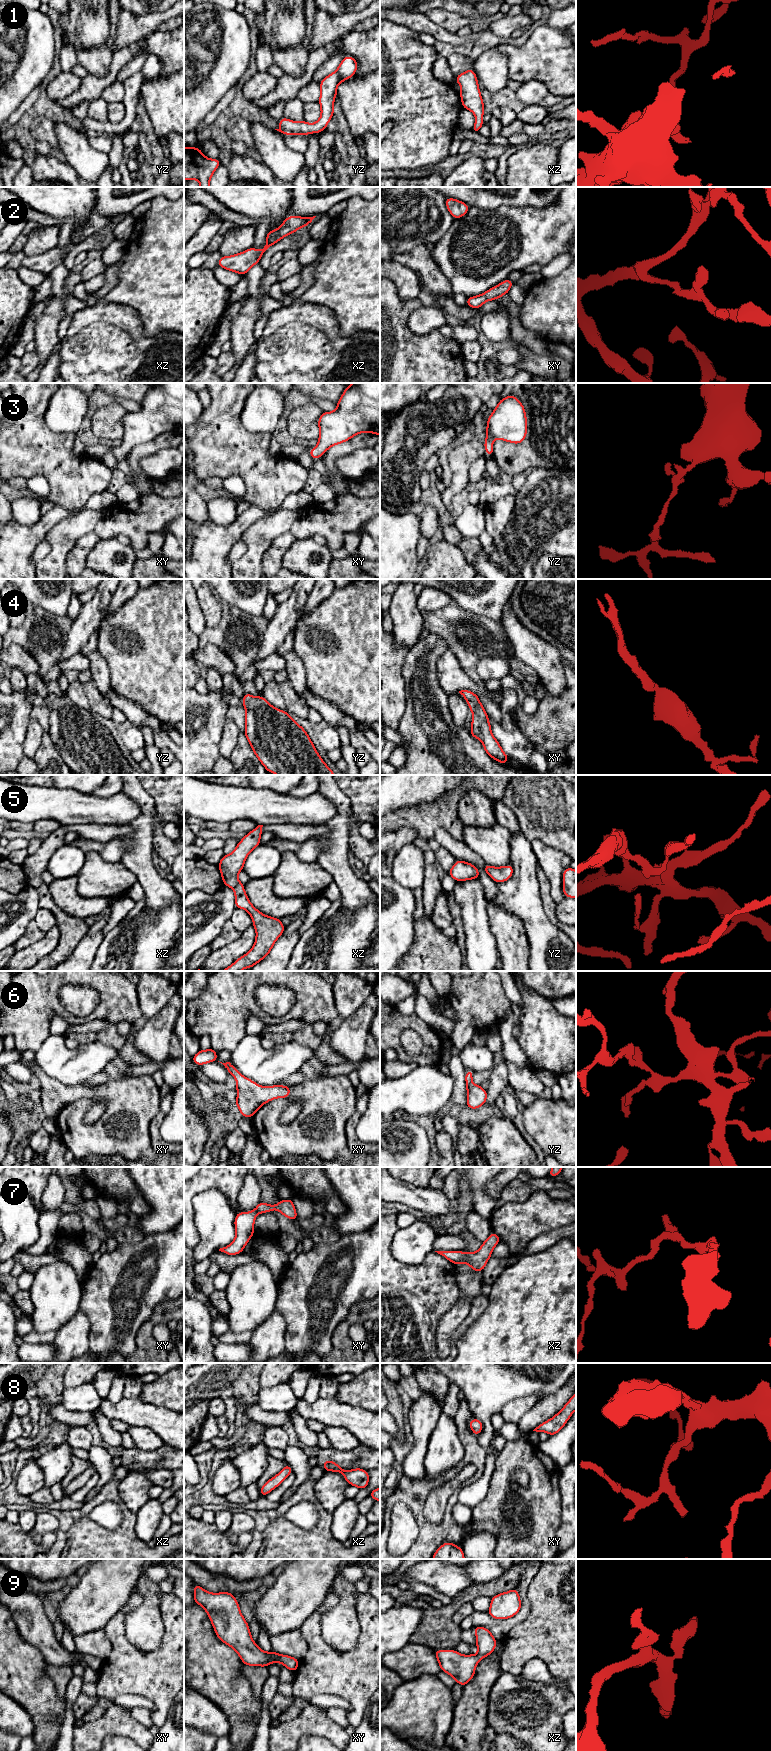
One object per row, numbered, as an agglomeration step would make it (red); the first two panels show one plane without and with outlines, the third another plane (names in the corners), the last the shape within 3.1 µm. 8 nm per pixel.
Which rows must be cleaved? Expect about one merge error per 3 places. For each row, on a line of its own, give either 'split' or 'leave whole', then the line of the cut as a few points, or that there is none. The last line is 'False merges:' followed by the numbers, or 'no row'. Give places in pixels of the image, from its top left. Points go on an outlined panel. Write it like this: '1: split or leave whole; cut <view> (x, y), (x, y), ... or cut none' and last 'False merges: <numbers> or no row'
1: leave whole; cut none
2: leave whole; cut none
3: leave whole; cut none
4: leave whole; cut none
5: leave whole; cut none
6: leave whole; cut none
7: leave whole; cut none
8: leave whole; cut none
9: leave whole; cut none
False merges: no row

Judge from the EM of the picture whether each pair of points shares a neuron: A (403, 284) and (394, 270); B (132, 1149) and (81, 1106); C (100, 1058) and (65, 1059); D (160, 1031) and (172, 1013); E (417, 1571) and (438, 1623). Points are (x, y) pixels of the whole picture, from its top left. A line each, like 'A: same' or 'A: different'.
A: same
B: same
C: same
D: same
E: different

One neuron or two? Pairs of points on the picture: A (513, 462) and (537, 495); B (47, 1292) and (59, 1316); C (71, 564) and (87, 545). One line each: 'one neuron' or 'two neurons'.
A: two neurons
B: one neuron
C: one neuron

